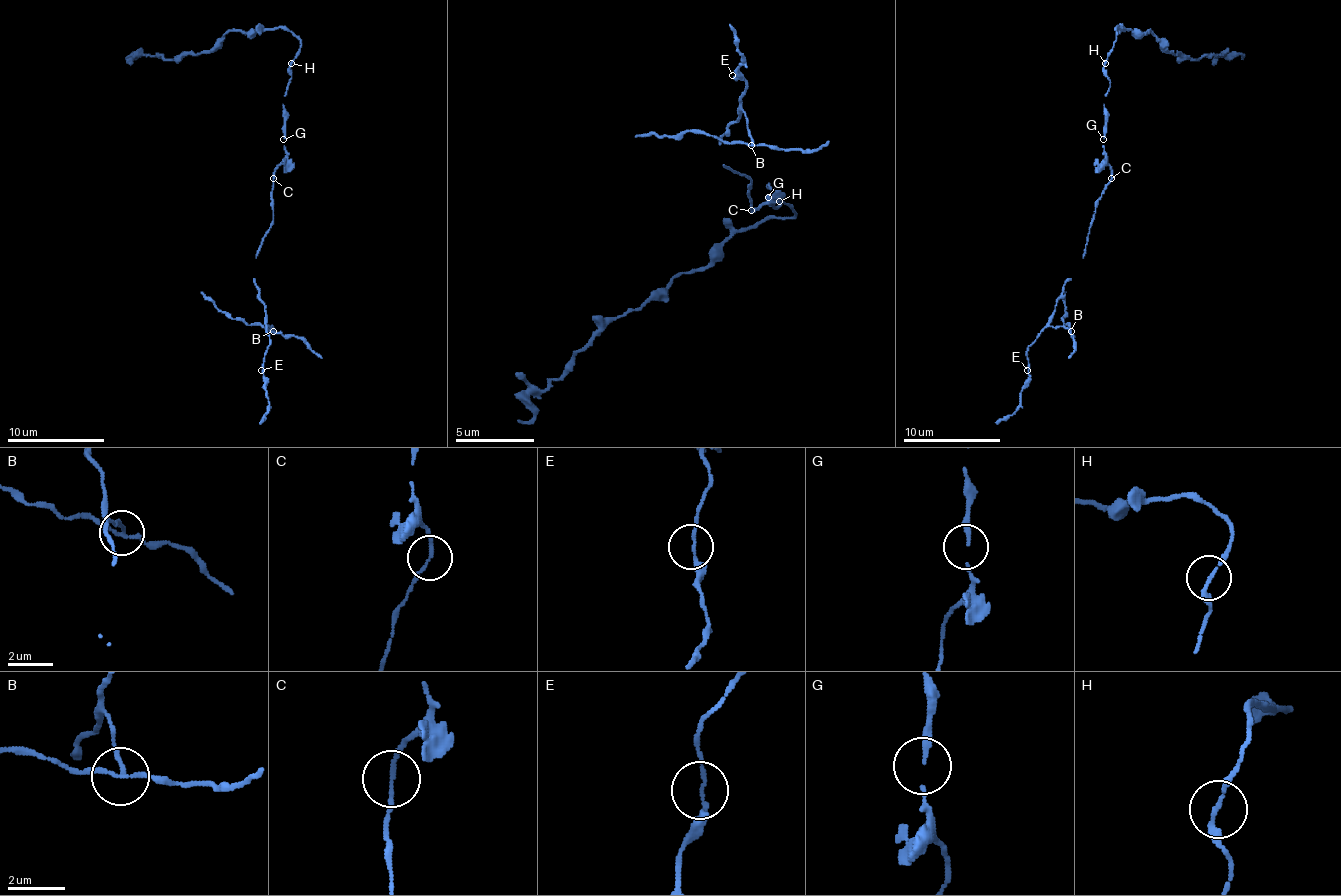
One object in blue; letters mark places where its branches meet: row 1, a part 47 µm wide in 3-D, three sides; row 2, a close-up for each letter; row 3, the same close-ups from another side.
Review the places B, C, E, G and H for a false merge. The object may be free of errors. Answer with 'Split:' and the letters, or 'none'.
Split: B

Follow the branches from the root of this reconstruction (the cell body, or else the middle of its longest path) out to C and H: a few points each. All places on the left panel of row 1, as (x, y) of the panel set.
C: (283, 139), (286, 161), (274, 173), (274, 178)
H: (283, 139), (283, 95), (291, 78), (291, 63)

